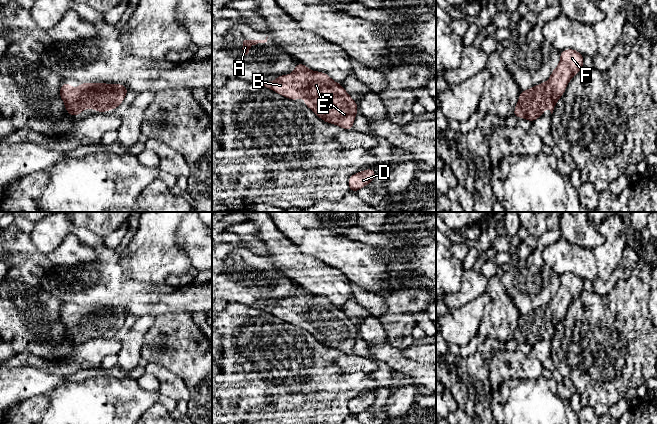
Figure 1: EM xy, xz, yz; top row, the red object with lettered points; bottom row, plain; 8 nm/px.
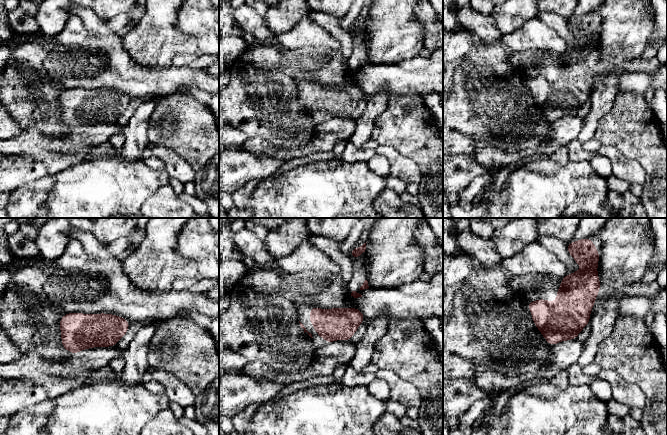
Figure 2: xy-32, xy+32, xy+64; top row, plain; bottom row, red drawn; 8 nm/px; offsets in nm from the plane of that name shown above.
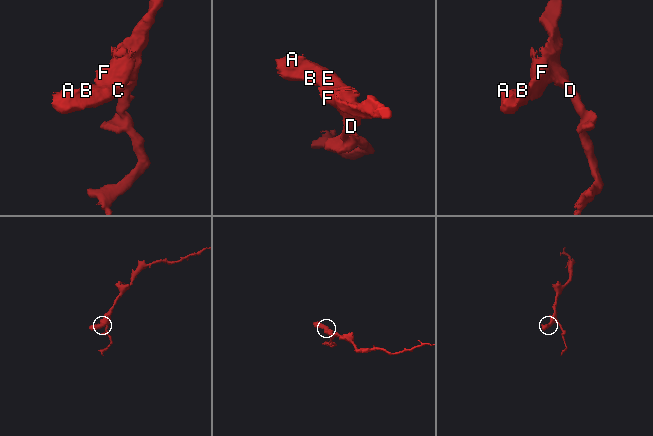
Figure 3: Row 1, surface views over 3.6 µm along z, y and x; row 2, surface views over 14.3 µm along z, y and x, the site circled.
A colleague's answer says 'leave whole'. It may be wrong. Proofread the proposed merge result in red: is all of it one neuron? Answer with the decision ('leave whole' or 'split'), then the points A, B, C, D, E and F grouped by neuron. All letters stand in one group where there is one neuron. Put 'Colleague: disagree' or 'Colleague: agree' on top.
Colleague: agree
leave whole; groups A B C D E F

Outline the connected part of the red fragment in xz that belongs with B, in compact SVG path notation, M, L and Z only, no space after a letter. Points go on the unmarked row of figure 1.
M299 286L292 298L277 300L275 305L256 304L252 307L272 313L293 325L306 321L303 328L324 346L353 354L358 328L342 308L335 306L324 296L312 295Z

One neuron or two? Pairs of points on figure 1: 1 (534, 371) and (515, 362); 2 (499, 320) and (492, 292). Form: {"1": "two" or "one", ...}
{"1": "one", "2": "one"}

